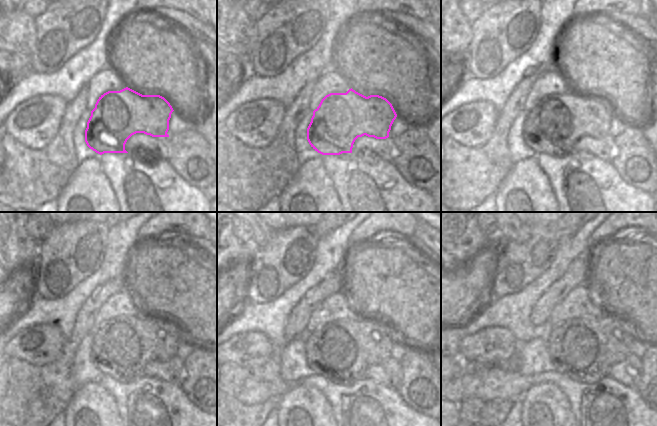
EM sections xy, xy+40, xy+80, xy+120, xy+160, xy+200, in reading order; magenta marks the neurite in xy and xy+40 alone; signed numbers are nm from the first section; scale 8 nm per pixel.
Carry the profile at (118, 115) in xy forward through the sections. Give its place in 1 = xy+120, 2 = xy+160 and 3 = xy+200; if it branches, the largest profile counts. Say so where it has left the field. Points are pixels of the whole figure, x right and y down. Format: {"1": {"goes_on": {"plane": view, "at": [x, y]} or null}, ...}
{"1": {"goes_on": {"plane": "xy+120", "at": [119, 347]}}, "2": {"goes_on": {"plane": "xy+160", "at": [357, 349]}}, "3": {"goes_on": {"plane": "xy+200", "at": [584, 349]}}}

